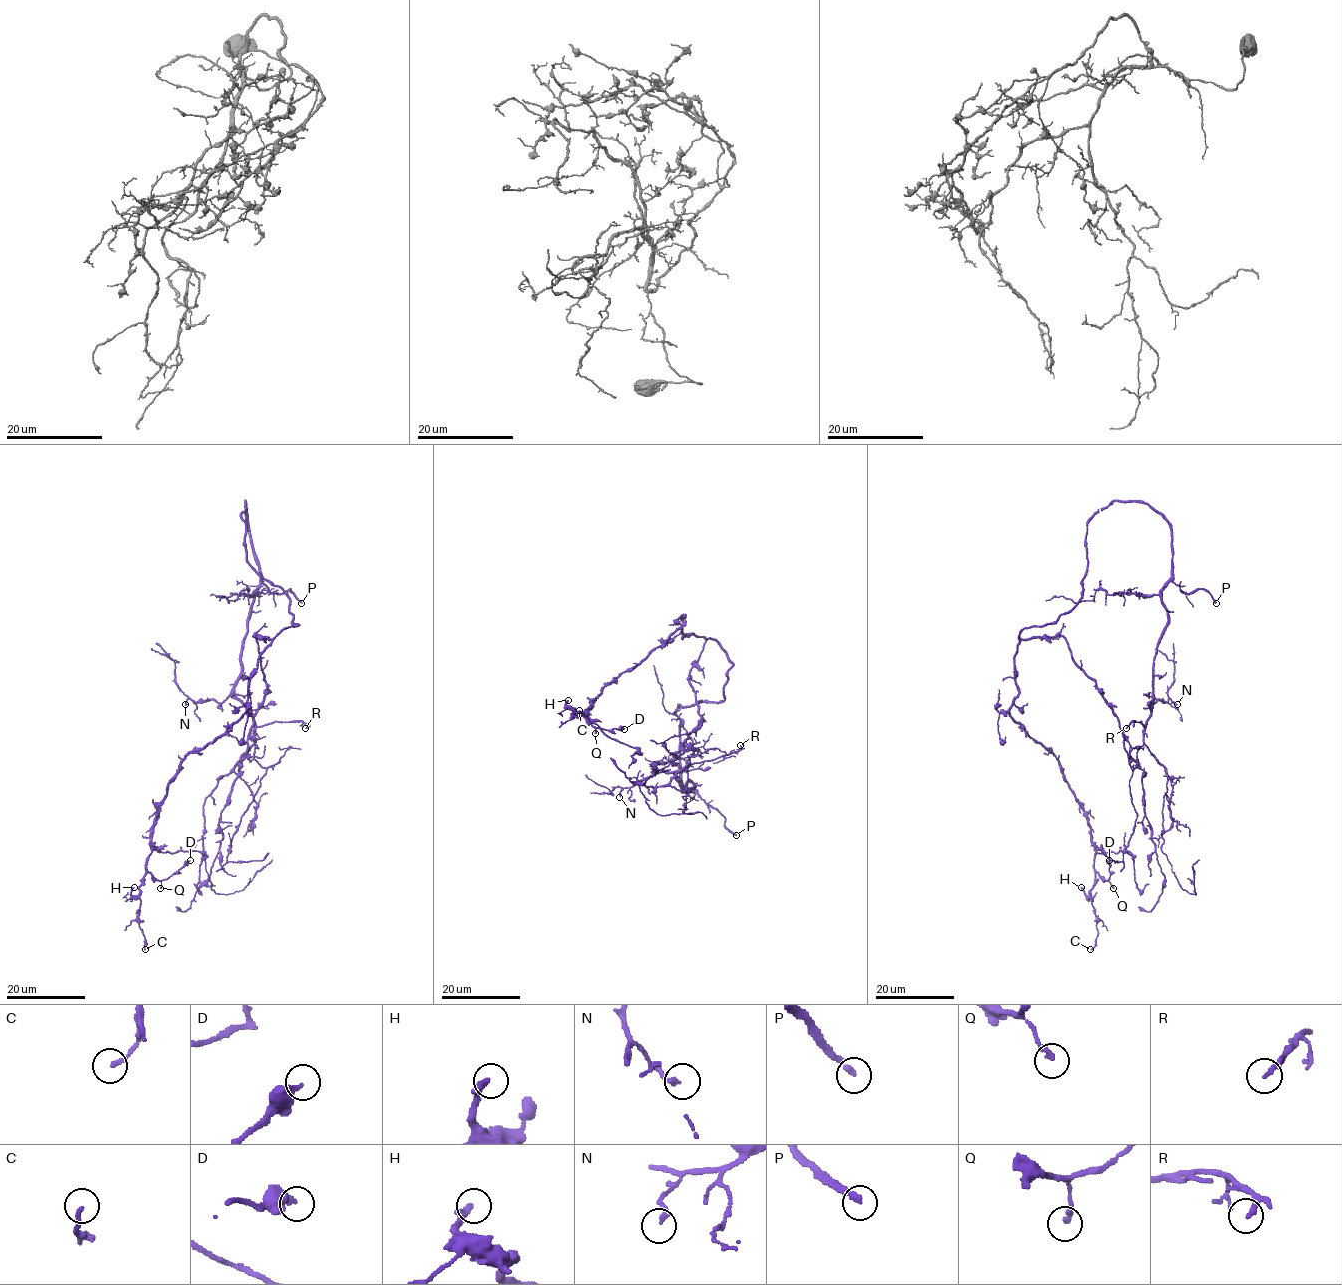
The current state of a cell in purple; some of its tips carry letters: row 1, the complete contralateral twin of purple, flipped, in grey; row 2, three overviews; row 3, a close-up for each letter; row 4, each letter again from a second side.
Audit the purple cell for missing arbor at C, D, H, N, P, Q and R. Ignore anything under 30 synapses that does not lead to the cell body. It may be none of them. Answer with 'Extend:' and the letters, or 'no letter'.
Extend: H, P

